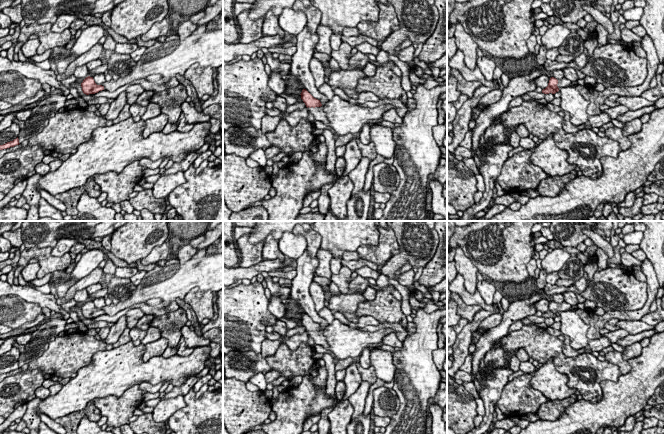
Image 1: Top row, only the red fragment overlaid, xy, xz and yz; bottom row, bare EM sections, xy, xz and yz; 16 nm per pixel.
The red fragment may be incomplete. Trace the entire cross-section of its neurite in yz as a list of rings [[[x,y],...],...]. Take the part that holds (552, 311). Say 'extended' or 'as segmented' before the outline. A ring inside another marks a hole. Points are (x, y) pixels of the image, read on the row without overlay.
extended; [[[551,301],[549,304],[549,307],[548,307],[548,310],[542,314],[542,317],[544,317],[544,318],[549,318],[549,317],[555,318],[556,316],[559,315],[560,312],[568,311],[570,309],[571,309],[571,305],[565,301],[561,304],[557,304],[556,302]]]

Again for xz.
extended; [[[303,313],[300,319],[301,323],[308,332],[309,337],[313,339],[315,345],[320,345],[326,350],[331,351],[331,348],[326,341],[326,336],[324,336],[321,331],[322,328],[320,324],[314,322],[306,313]]]

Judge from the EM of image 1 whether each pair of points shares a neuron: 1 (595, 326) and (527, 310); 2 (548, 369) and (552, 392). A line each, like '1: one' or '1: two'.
1: two
2: one

